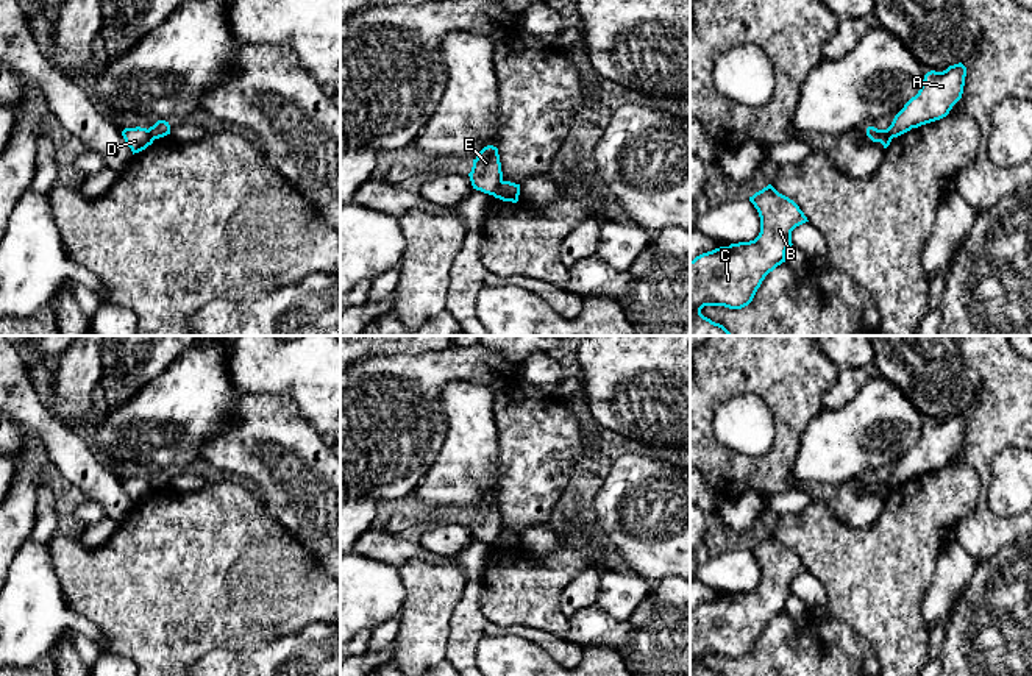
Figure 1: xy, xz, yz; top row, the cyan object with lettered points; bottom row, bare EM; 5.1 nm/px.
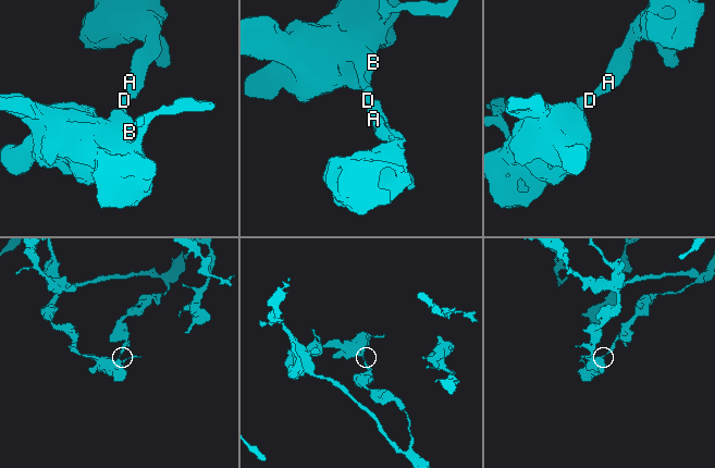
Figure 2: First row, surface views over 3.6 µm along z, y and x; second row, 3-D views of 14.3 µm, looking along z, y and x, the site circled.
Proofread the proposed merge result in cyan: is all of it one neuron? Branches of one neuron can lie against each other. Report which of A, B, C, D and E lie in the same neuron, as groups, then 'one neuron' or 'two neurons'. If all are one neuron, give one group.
groups A / B C D E; two neurons

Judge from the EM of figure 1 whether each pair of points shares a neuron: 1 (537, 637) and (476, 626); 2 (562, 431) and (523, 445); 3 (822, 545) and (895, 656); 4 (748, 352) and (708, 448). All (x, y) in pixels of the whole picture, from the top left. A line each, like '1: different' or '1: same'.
1: same
2: same
3: same
4: same

